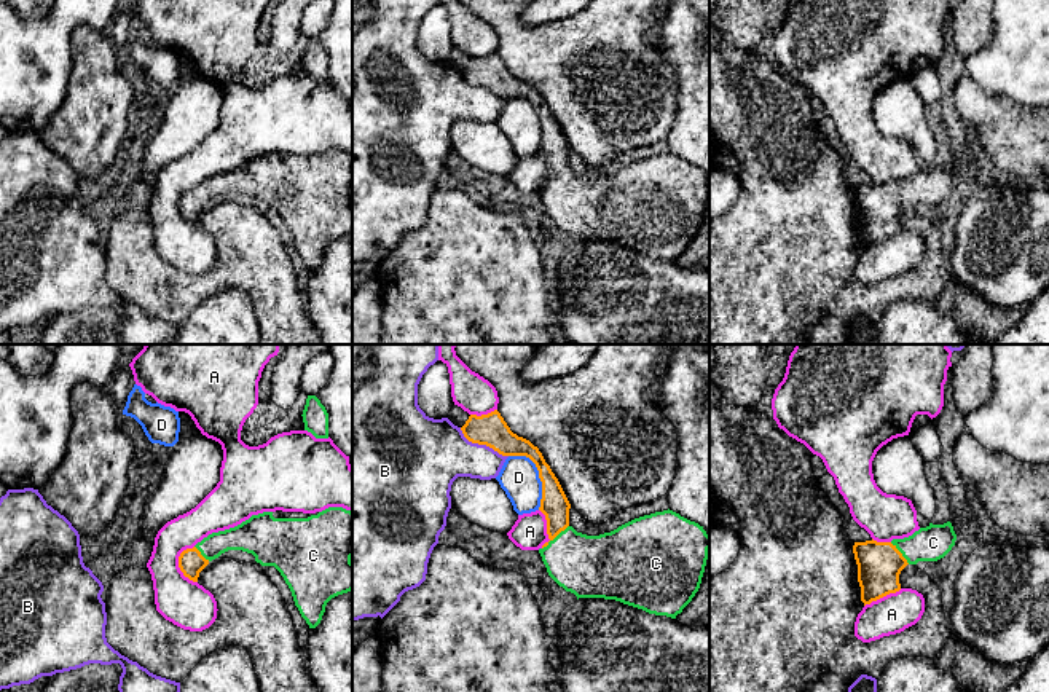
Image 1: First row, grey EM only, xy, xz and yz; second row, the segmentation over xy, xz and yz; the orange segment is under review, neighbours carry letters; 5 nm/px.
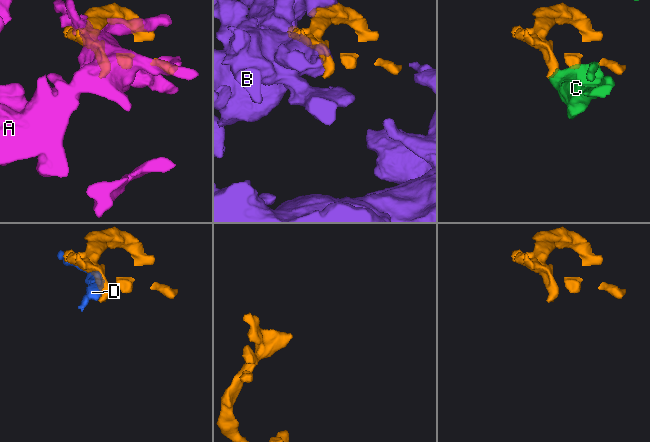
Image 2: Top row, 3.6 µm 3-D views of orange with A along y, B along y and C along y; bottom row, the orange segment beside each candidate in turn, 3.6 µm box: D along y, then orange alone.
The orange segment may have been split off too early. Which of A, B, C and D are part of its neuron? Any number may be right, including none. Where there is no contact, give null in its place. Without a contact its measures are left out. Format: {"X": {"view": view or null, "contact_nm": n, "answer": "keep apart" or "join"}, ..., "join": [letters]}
{"A": {"view": "xy", "contact_nm": 190, "answer": "keep apart"}, "B": {"view": "xz", "contact_nm": 280, "answer": "keep apart"}, "C": {"view": "xz", "contact_nm": 180, "answer": "join"}, "D": {"view": "xz", "contact_nm": 320, "answer": "keep apart"}, "join": ["C"]}

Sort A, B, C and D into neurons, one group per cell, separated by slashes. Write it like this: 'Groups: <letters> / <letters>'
Groups: A / B / C / D

